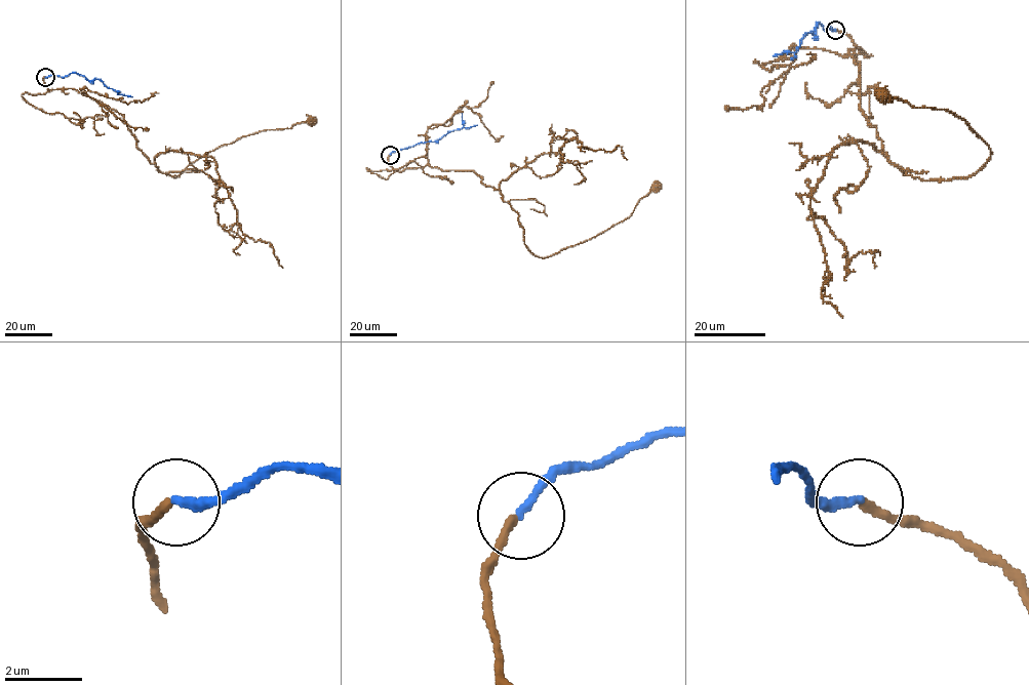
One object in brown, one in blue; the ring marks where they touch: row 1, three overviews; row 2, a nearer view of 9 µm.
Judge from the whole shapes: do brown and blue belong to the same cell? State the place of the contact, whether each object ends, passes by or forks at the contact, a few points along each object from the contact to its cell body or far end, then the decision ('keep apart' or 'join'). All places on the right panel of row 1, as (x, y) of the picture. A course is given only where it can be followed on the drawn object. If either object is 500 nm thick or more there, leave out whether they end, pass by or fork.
at (835, 30); brown ends there; blue ends there; brown runs (836, 30), (861, 48), (851, 55), (860, 109), (887, 160), (946, 179), (990, 158), (962, 119), (882, 95); blue runs (836, 30), (829, 27), (825, 30), (818, 24), (815, 35), (806, 33), (794, 53), (795, 56), (790, 59); join

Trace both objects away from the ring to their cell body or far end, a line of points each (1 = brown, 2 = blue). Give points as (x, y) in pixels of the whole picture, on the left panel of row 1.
1: (44, 77), (51, 89), (76, 89), (120, 113), (150, 162), (173, 176), (210, 151), (242, 137), (312, 120)
2: (45, 77), (76, 73), (89, 80), (100, 79), (109, 88), (132, 96)

